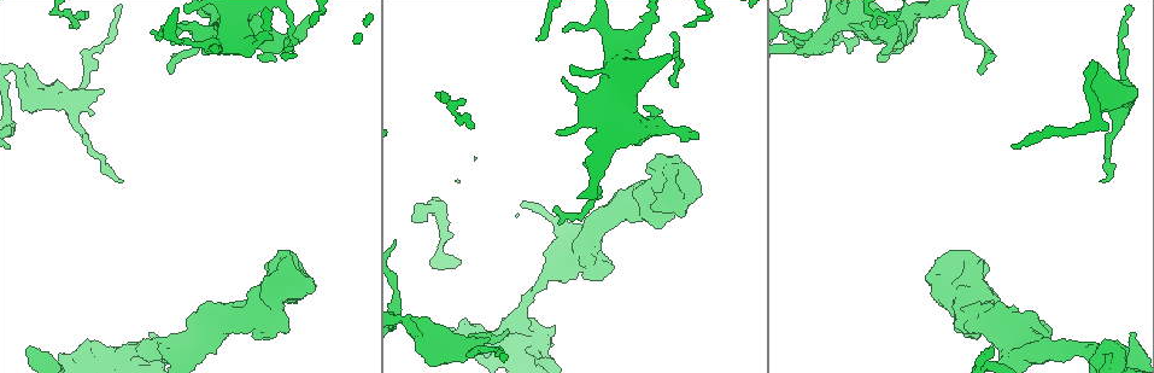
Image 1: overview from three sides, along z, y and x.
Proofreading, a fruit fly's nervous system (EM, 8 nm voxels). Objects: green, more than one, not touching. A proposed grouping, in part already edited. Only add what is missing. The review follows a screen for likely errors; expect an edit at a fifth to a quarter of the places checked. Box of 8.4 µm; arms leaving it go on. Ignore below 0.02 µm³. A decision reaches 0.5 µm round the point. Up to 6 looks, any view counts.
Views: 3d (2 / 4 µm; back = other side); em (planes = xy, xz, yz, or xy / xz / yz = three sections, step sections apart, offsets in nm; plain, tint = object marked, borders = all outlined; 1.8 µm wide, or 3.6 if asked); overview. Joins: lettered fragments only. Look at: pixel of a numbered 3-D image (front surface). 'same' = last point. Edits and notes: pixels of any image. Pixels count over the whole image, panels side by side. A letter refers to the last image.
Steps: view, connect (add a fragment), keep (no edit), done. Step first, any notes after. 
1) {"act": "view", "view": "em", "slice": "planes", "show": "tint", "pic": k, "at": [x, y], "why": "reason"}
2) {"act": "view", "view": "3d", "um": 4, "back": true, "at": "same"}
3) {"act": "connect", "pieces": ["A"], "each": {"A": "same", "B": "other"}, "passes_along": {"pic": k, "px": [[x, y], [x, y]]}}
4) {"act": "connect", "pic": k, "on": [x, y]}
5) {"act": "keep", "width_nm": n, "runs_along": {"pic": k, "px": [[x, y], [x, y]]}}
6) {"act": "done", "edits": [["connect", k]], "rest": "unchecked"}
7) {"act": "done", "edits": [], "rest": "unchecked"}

{"act": "view", "view": "em", "slice": "planes", "show": "borders", "pic": 1, "at": [418, 221], "why": "an open end"}

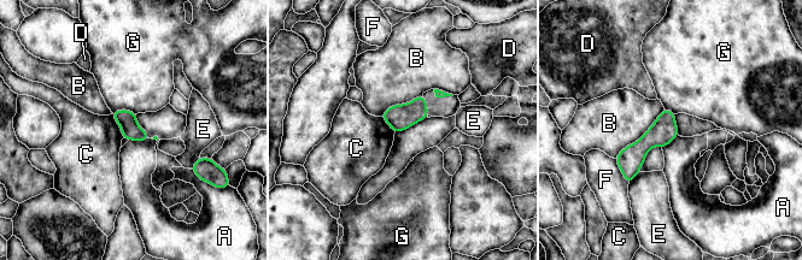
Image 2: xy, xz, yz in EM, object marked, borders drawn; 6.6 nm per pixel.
{"act": "keep", "each": {"A": "other", "B": "other", "C": "other", "D": "other", "E": "other", "F": "other", "G": "other"}, "runs_along": {"pic": 2, "px": [[671, 114], [631, 158], [628, 178]]}, "found": "no lettered fragment goes on from it"}

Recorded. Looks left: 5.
{"act": "view", "view": "3d", "um": 4, "pic": 1, "at": [1132, 344], "why": "abrupt turn"}

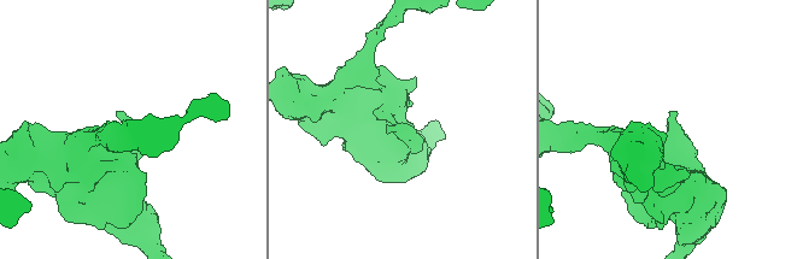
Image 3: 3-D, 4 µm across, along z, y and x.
{"act": "view", "view": "em", "slice": "planes", "show": "plain", "pic": 3, "at": [400, 127], "why": "now the EM"}

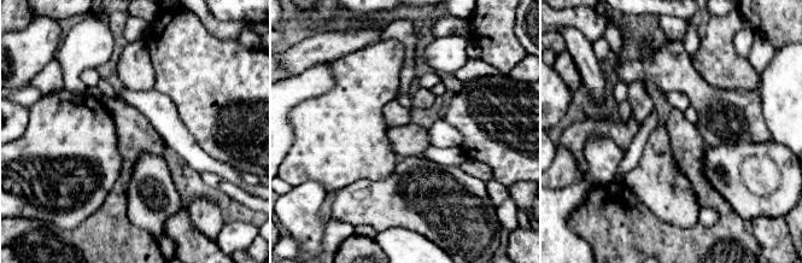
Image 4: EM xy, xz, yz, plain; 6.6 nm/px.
{"act": "view", "view": "em", "slice": "planes", "show": "borders", "at": "same", "why": "see the neighbours"}

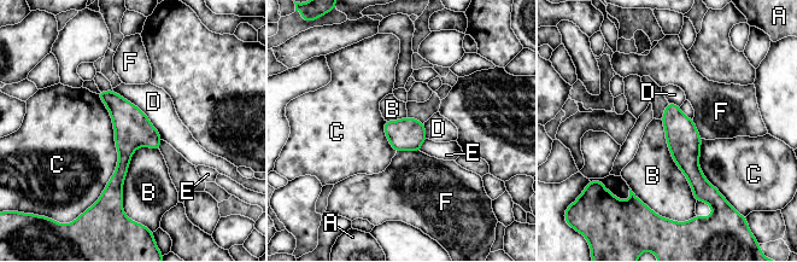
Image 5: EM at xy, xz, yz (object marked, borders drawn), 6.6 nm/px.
{"act": "keep", "each": {"A": "other", "B": "other", "C": "other", "D": "other", "E": "other", "F": "other"}, "runs_along": {"pic": 5, "px": [[110, 93], [124, 115], [118, 198]]}, "found": "none of them fits"}

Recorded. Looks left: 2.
{"act": "done", "edits": [], "rest": "unchecked"}

